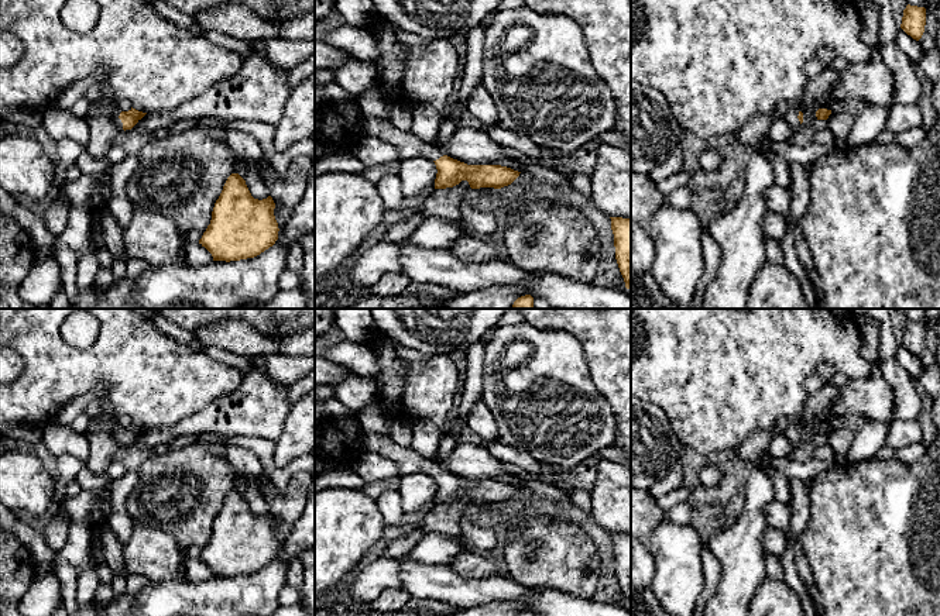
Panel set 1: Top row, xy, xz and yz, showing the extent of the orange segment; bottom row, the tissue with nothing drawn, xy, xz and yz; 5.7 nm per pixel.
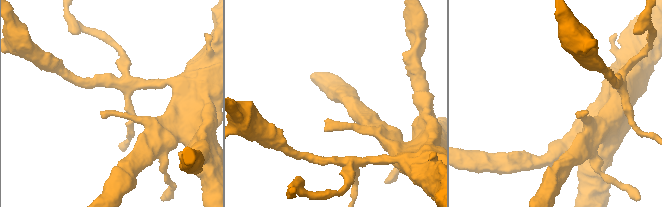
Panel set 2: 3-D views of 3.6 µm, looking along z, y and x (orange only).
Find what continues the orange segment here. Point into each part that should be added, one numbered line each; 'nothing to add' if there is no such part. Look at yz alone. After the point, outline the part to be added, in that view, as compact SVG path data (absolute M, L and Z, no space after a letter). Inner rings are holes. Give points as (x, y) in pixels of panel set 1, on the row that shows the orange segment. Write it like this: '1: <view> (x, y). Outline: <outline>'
1: yz (791, 116). Outline: M789 109L782 118L793 128L793 130L799 130L800 127L800 121L797 118L799 116L799 109Z

